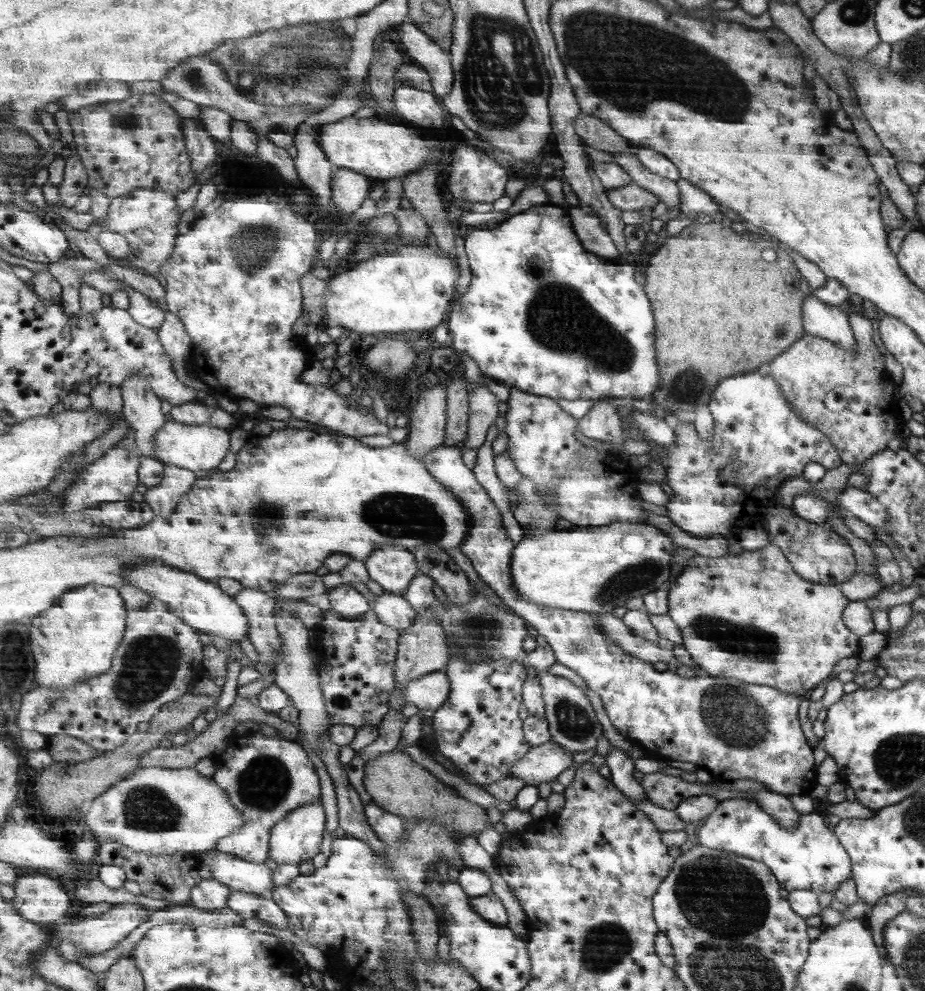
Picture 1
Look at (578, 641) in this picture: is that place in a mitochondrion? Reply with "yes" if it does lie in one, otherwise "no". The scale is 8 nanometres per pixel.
no

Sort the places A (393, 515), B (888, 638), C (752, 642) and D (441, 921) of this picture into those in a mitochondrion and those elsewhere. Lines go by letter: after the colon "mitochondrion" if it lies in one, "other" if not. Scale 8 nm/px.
A: mitochondrion
B: other
C: mitochondrion
D: other

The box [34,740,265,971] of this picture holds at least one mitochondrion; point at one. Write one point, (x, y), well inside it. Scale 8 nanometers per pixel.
(146, 807)

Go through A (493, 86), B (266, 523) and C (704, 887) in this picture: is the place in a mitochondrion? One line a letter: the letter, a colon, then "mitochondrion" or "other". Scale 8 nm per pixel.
A: mitochondrion
B: mitochondrion
C: mitochondrion

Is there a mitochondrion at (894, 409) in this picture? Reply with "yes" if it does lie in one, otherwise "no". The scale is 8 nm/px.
no

